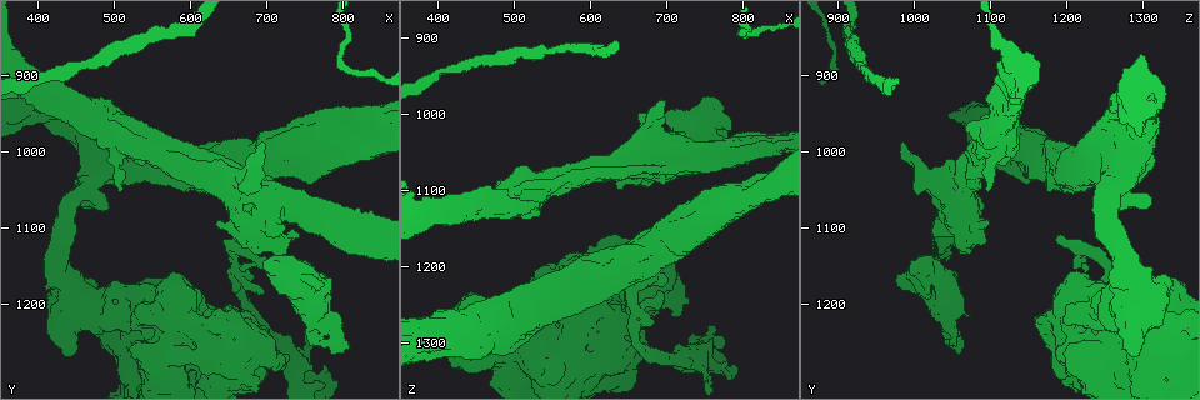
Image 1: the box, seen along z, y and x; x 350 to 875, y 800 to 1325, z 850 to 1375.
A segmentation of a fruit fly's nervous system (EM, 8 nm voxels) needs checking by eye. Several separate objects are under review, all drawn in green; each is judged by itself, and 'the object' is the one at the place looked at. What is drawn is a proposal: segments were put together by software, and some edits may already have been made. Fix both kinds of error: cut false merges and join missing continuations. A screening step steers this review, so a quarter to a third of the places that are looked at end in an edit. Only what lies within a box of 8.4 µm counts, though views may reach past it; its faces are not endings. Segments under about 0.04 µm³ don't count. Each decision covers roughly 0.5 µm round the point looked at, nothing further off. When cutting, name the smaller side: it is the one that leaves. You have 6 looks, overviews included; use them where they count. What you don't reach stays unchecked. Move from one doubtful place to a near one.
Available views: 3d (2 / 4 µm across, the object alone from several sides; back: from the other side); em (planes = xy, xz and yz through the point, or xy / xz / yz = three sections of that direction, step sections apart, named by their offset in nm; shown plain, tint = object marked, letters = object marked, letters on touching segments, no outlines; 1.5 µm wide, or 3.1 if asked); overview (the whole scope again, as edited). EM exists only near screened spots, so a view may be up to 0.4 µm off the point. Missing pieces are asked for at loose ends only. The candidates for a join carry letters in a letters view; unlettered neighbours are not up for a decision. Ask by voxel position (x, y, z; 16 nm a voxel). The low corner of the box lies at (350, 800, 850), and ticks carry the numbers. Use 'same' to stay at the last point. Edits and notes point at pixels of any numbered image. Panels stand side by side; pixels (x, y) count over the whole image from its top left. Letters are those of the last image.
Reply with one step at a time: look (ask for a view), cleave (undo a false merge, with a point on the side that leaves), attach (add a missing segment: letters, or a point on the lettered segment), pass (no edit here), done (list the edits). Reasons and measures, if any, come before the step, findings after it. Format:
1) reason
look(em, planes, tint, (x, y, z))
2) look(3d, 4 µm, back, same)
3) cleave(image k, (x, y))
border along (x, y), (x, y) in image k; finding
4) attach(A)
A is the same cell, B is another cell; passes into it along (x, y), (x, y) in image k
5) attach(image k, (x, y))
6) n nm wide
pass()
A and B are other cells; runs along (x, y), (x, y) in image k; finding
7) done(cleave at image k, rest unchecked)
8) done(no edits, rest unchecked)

free end
look(em, planes, letters, (560, 1170, 1225))

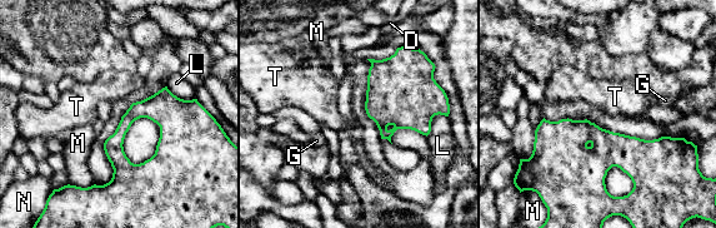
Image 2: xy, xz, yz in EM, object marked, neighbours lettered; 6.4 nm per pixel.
pass()
D, G, L, M, N and T are other cells; border along (69, 183), (76, 187), (94, 184) in image 2; none of them fits

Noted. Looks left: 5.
branch stops here
look(em, yz, step 4, letters, (640, 1095, 1100))

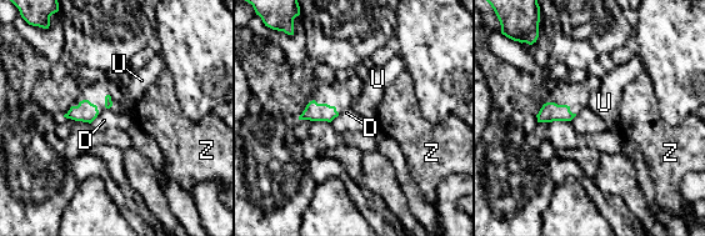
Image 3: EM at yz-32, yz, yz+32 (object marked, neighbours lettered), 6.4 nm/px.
look(em, planes, letters, same)

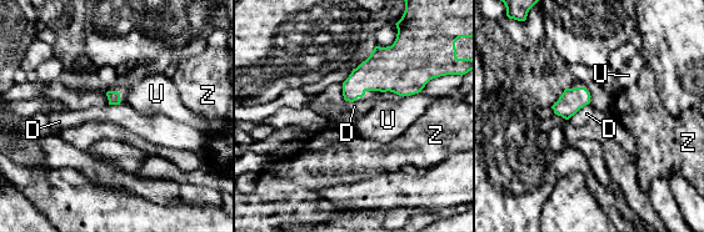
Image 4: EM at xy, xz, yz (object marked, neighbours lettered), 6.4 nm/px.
pass()
D, U and Z are other cells; border along (588, 104), (568, 119) in image 4; no lettered segment goes on from it

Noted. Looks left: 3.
an open end
look(em, yz, step 4, letters, (805, 1255, 1070))

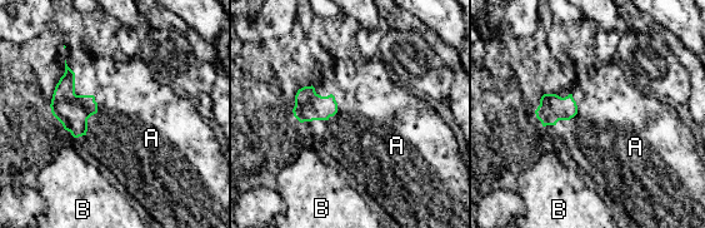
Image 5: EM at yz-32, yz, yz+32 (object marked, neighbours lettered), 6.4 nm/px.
cut it another way
look(em, planes, letters, same)

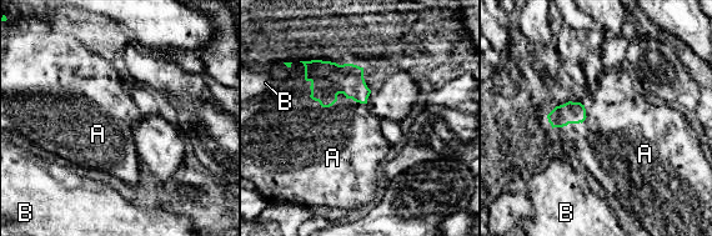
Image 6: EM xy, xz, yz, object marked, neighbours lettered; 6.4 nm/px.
attach(A)
A is the same cell, B is another cell; it goes on there

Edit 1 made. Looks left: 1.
done(attach at image 6, rest unchecked)

